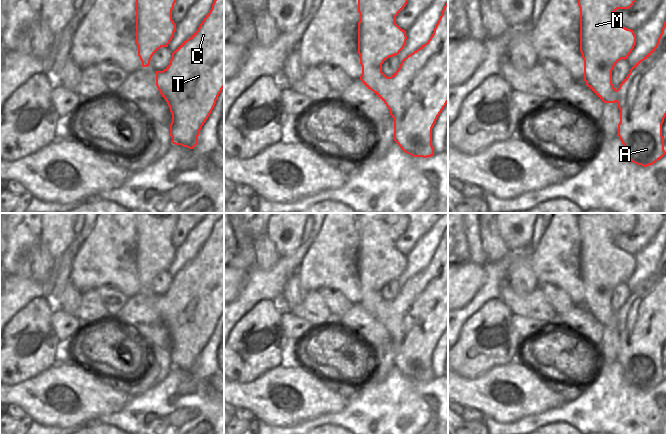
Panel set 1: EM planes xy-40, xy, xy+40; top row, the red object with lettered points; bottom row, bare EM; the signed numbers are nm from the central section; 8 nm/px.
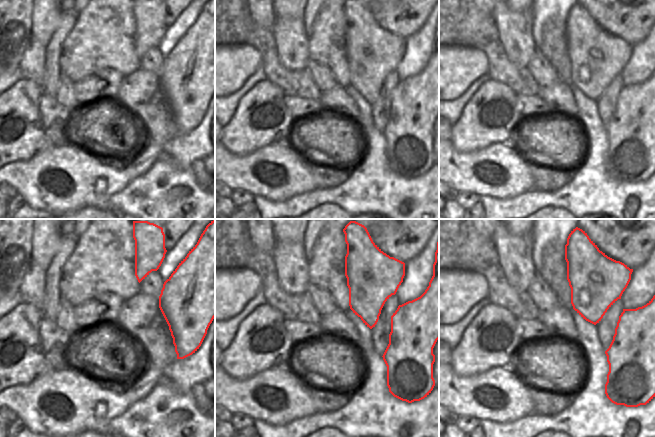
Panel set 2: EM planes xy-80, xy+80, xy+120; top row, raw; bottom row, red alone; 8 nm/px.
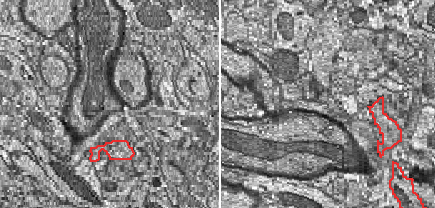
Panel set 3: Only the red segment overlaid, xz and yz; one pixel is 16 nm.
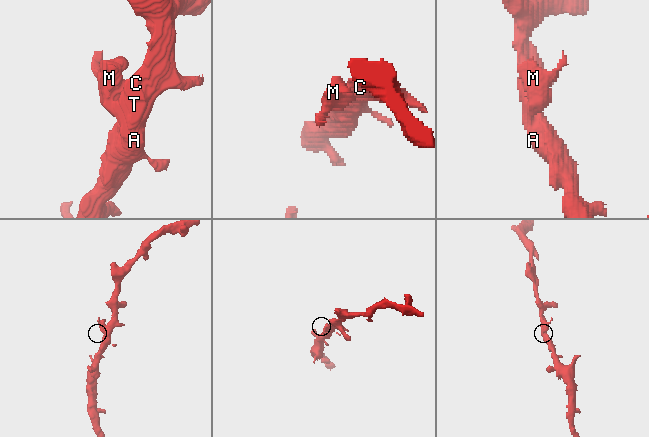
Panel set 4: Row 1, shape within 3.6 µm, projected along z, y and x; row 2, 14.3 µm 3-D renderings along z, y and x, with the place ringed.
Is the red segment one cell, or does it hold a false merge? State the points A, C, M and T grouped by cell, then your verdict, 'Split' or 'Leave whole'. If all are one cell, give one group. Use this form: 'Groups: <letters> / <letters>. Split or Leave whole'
Groups: A C M T. Leave whole.

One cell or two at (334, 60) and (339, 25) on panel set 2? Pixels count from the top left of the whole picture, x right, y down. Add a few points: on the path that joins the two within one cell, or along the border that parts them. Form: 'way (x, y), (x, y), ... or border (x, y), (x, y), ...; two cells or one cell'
way (334, 51), (334, 34); one cell

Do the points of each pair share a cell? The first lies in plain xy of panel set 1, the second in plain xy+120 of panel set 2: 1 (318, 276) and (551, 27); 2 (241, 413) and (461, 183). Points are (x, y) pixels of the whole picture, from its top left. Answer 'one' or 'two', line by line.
1: one
2: two

